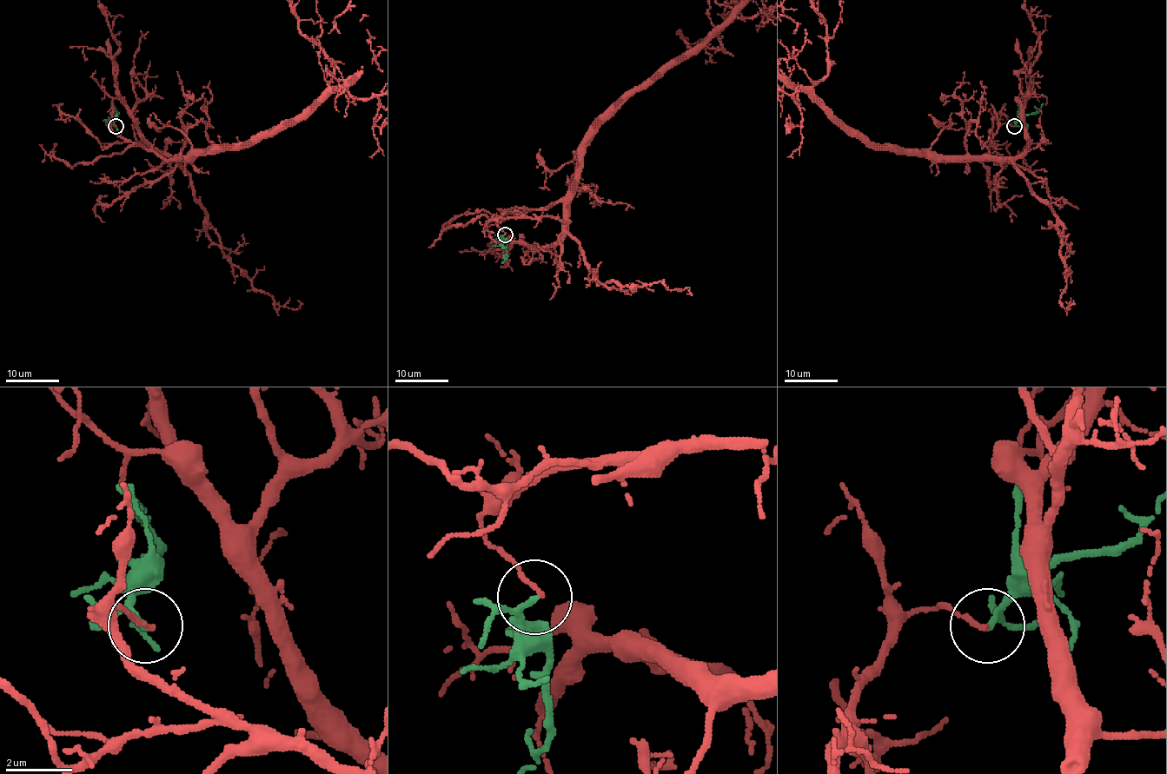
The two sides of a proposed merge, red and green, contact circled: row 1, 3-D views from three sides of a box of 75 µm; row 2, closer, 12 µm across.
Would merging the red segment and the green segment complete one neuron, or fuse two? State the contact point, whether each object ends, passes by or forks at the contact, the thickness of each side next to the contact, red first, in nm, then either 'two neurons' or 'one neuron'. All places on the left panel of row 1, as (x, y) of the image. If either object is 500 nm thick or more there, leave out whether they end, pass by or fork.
(116, 126) | red ends | green passes by | 130/130 nm | two neurons

